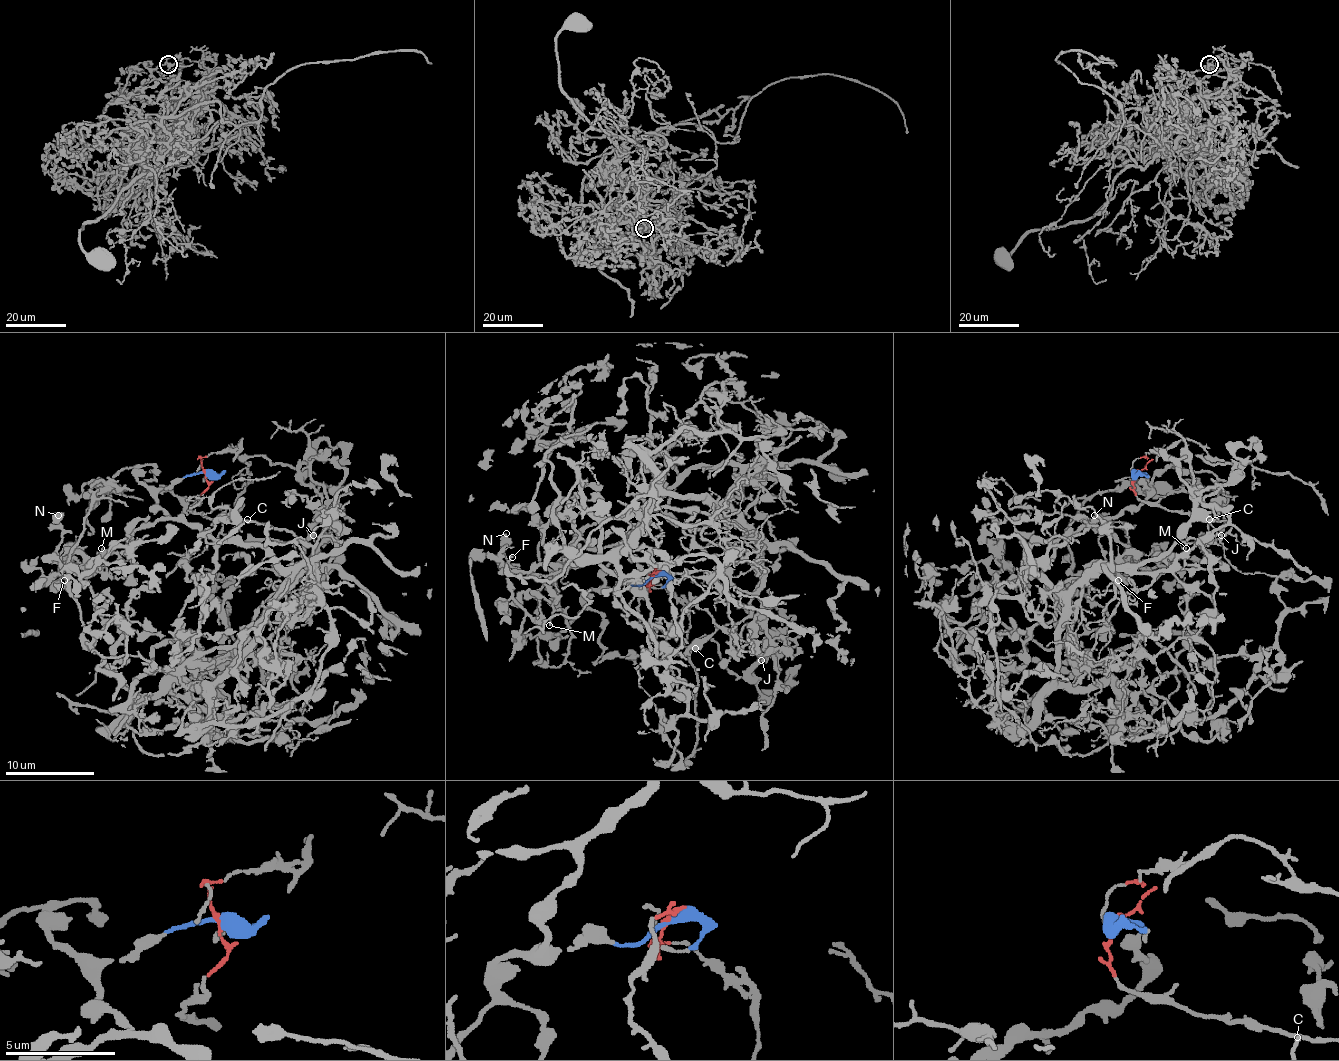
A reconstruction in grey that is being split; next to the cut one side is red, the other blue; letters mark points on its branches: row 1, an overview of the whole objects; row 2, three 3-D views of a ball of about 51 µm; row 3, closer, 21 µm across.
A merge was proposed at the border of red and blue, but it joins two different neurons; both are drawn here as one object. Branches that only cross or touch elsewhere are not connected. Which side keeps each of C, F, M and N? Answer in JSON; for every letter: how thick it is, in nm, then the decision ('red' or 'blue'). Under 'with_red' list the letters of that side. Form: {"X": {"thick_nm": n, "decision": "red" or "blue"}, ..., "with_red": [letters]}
{"C": {"thick_nm": 130, "decision": "red"}, "F": {"thick_nm": 110, "decision": "blue"}, "M": {"thick_nm": 110, "decision": "blue"}, "N": {"thick_nm": 500, "decision": "blue"}, "with_red": ["C"]}

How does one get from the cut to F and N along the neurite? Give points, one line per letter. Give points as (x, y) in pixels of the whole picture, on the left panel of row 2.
F: (205, 472), (159, 492), (163, 521), (136, 528), (114, 552), (60, 557), (65, 579)
N: (205, 472), (159, 492), (163, 521), (136, 528), (125, 546), (98, 557), (58, 554), (58, 514)

